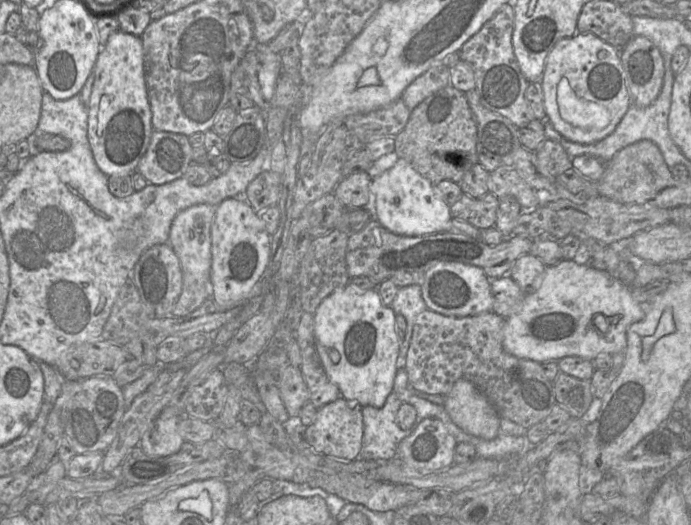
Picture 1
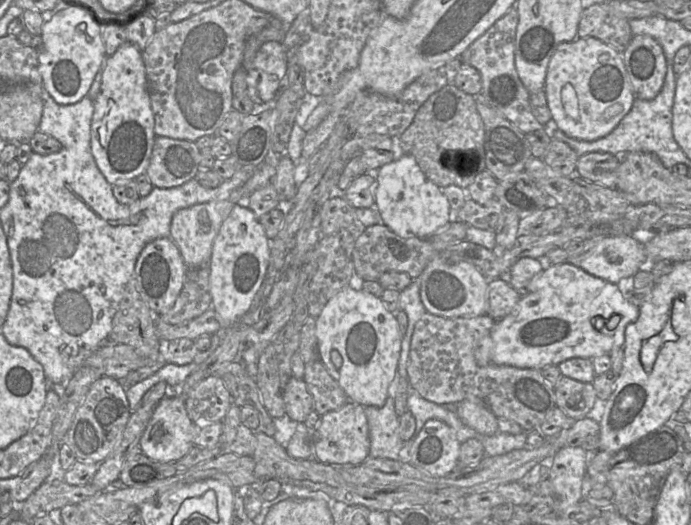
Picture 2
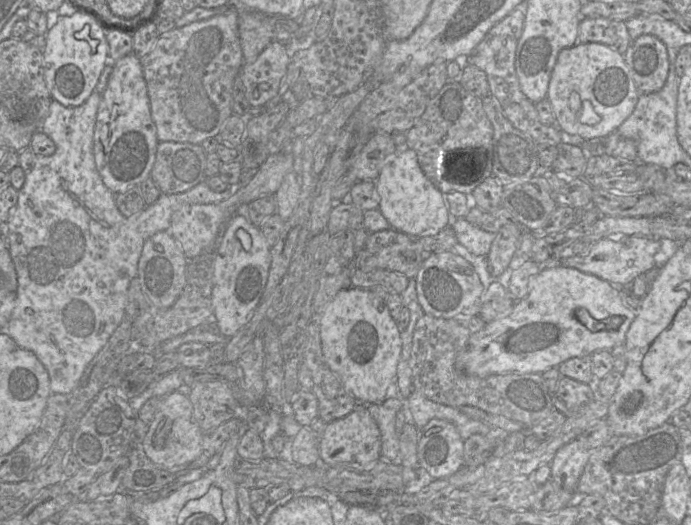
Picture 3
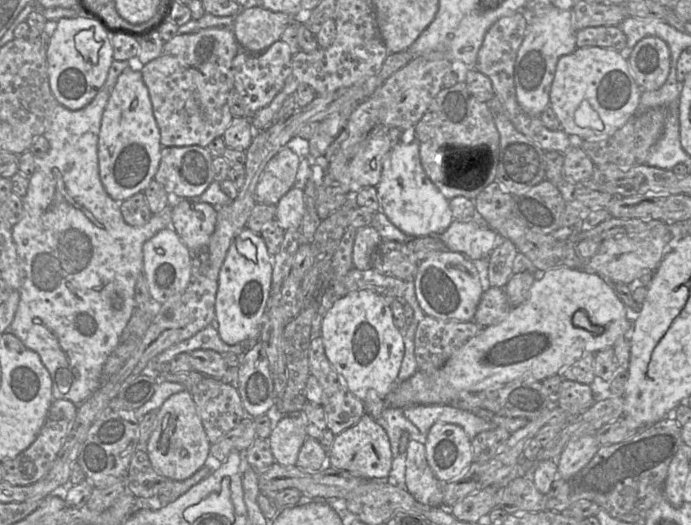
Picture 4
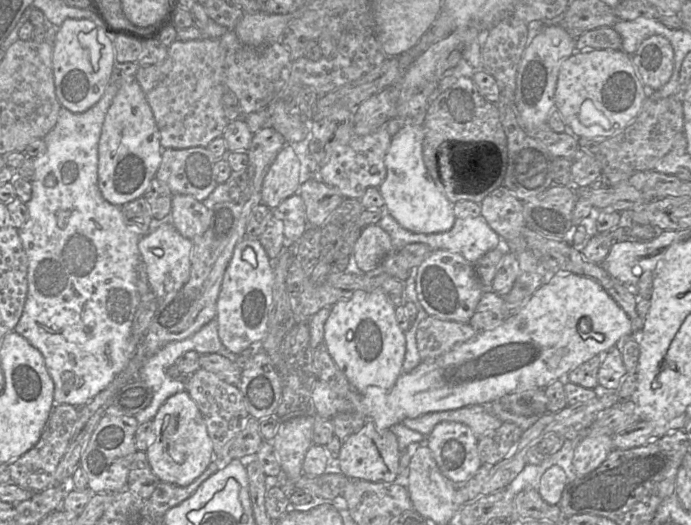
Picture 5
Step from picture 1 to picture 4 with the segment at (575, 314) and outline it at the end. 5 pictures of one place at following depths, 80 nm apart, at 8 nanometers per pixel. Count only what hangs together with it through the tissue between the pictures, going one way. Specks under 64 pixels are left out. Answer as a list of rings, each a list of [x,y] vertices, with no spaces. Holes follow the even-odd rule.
[[[559,267],[543,272],[540,279],[534,279],[527,299],[500,322],[482,328],[480,332],[458,348],[446,363],[434,374],[418,370],[409,379],[397,383],[386,397],[379,397],[370,389],[363,400],[366,413],[378,422],[386,407],[405,408],[414,404],[450,405],[460,393],[476,393],[488,388],[500,388],[512,381],[542,381],[547,377],[562,373],[569,365],[586,357],[596,357],[603,351],[613,351],[635,327],[636,319],[625,309],[613,285],[604,277],[584,269]],[[584,310],[589,314],[589,333],[579,329],[575,314]]]

